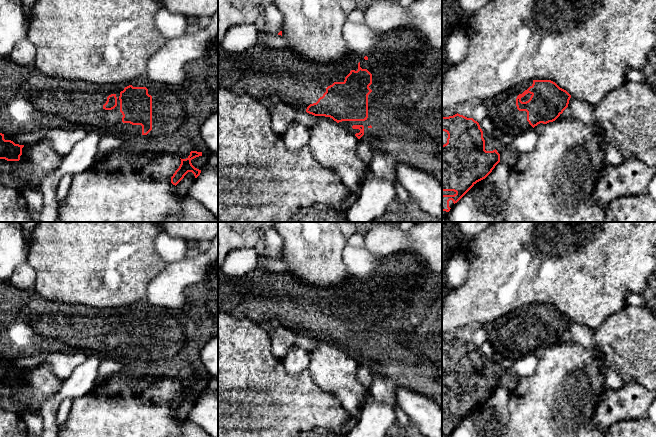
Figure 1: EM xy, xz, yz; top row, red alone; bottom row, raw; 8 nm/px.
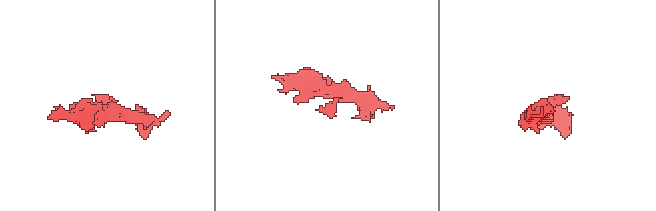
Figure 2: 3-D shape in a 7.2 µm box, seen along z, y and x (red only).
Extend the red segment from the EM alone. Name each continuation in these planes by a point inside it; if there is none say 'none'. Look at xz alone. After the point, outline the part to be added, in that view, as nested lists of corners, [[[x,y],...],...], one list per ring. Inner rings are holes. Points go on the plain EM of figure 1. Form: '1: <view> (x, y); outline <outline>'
none

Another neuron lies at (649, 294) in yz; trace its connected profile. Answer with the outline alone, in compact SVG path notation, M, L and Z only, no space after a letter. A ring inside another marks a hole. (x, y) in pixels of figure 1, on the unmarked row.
M656 271L647 279L644 291L641 293L646 307L656 318Z

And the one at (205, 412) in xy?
M210 377L207 388L188 415L188 420L218 437L218 378Z

